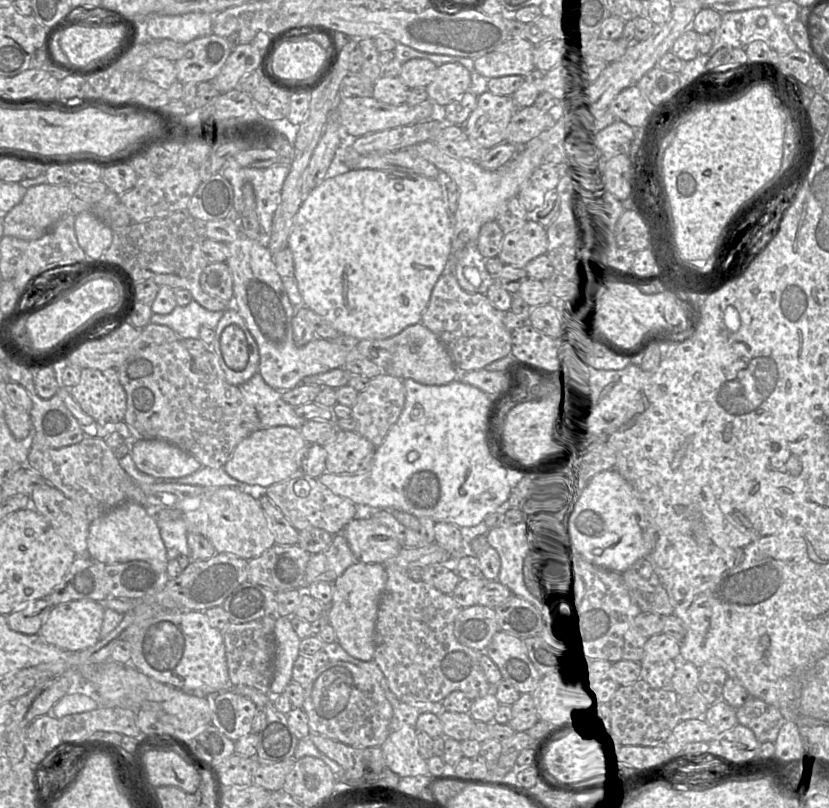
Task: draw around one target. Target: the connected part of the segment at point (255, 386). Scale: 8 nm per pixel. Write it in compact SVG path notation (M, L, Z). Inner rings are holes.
M260 374L239 386L246 401L254 406L259 414L261 429L277 426L301 428L306 422L295 413L295 407L284 402L282 392L268 386Z

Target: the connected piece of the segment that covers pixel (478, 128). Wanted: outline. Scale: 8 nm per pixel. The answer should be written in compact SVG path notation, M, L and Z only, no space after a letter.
M486 91L478 96L476 107L461 127L469 138L490 149L504 142L506 129L517 110L518 106L511 96L496 96Z

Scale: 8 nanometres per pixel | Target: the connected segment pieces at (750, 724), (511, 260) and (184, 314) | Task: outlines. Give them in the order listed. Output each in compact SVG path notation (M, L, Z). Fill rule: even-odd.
M753 697L736 709L736 717L738 724L749 728L759 743L774 743L786 722L777 708Z
M527 220L520 228L505 234L498 258L504 265L524 269L531 260L546 254L547 248L547 229Z
M193 300L186 306L176 306L169 314L152 314L150 322L153 324L168 326L179 336L180 339L196 339L199 338L199 331L201 327L208 327L210 329L216 328L222 315L223 312L207 310Z

